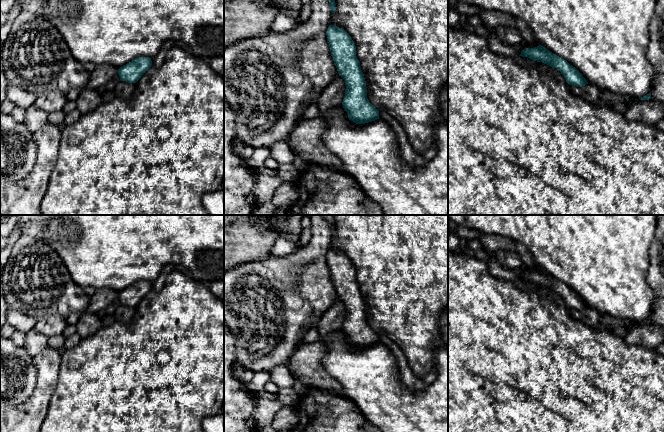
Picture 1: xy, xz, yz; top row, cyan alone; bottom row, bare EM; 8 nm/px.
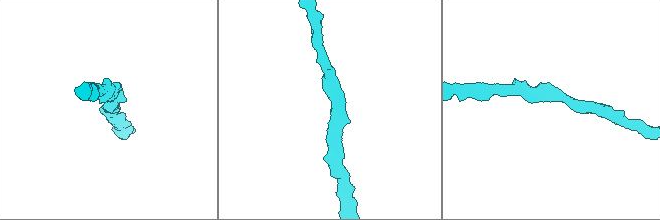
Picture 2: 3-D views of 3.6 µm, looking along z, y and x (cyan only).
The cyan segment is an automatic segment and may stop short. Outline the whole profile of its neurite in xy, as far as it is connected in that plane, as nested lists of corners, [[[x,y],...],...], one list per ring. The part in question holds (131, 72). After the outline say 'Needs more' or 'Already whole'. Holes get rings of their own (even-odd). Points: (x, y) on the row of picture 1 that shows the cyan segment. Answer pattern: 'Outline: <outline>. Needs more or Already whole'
Outline: [[[137,57],[118,69],[120,80],[128,83],[136,83],[151,66],[151,58]]]. Already whole

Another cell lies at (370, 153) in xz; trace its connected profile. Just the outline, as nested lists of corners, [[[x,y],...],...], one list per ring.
[[[343,106],[330,108],[321,116],[327,122],[327,129],[322,135],[322,140],[325,146],[341,159],[345,172],[359,183],[368,198],[380,206],[384,215],[448,215],[448,121],[442,118],[435,126],[435,145],[437,148],[435,157],[425,165],[413,168],[402,158],[396,134],[385,121],[377,119],[365,124],[356,124],[348,118],[348,114]]]

